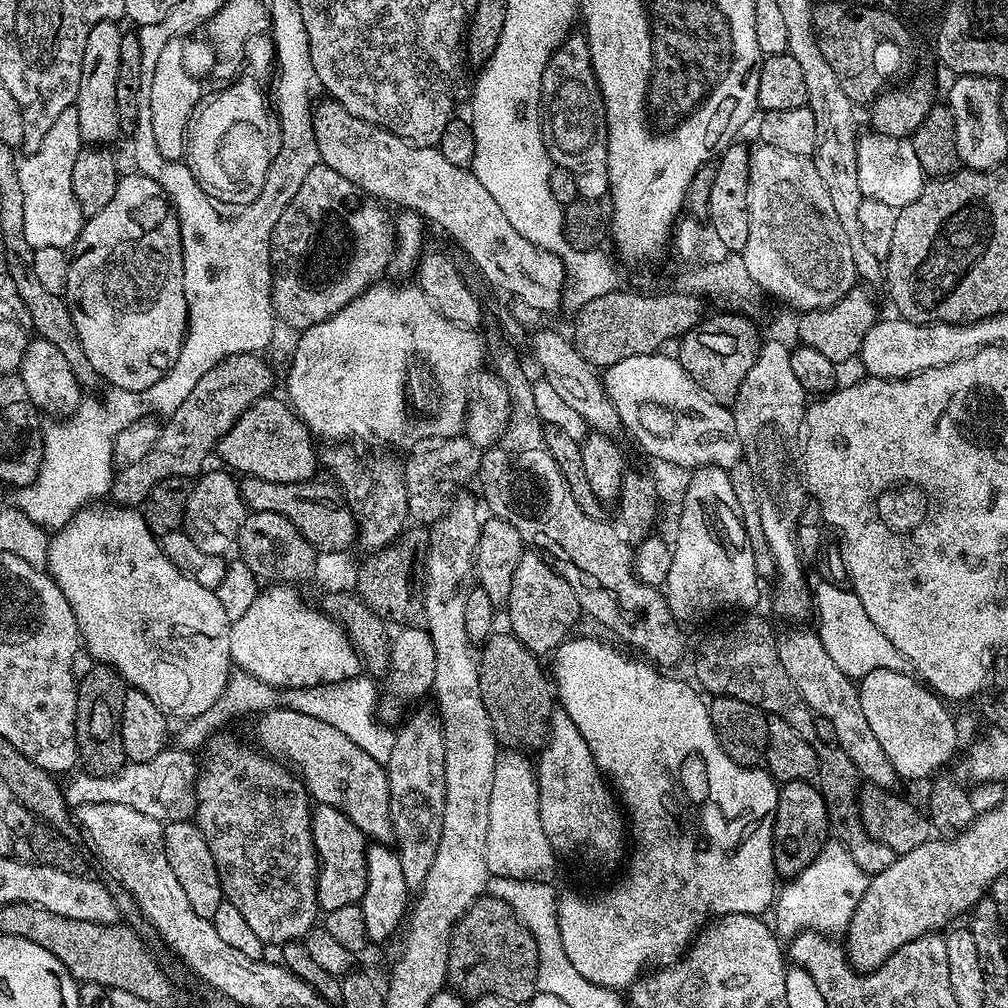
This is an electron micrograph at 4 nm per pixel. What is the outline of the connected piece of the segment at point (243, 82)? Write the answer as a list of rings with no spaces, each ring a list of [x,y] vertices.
[[[241,75],[233,79],[221,92],[213,96],[205,95],[196,106],[192,114],[192,121],[188,123],[186,137],[186,163],[196,181],[200,183],[207,196],[213,201],[224,204],[236,204],[243,206],[252,204],[258,194],[266,186],[266,174],[274,162],[274,158],[280,149],[280,122],[274,115],[273,109],[264,101],[264,92],[255,75]]]

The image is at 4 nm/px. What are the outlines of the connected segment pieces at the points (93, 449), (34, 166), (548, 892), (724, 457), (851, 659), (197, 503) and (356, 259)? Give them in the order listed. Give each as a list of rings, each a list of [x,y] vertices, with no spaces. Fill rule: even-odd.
[[[109,387],[104,400],[81,399],[71,416],[52,422],[43,429],[44,453],[40,469],[32,483],[19,489],[18,505],[26,517],[45,530],[64,528],[94,496],[109,491],[114,479],[112,447],[123,428],[139,420],[146,412],[146,396]]]
[[[73,106],[58,114],[54,126],[46,130],[42,146],[38,146],[34,154],[24,156],[19,161],[22,198],[26,209],[26,239],[34,249],[42,246],[71,249],[84,228],[86,218],[78,206],[78,198],[74,198],[74,186],[70,186],[74,175],[74,162],[78,159],[81,147],[78,110]]]
[[[492,876],[488,881],[487,895],[498,898],[514,910],[514,914],[522,922],[526,930],[534,938],[534,946],[538,946],[538,974],[536,975],[536,991],[554,994],[554,998],[560,998],[560,992],[564,992],[562,1002],[568,1000],[568,992],[576,992],[580,996],[580,1004],[588,1004],[588,1000],[596,1000],[592,996],[592,986],[582,974],[571,964],[570,958],[566,958],[566,949],[562,946],[562,934],[558,930],[558,910],[556,902],[558,892],[552,889],[553,885],[546,880],[523,880],[522,878],[510,878],[509,876]],[[576,984],[576,988],[572,988]]]
[[[663,351],[642,354],[634,358],[622,358],[614,366],[603,369],[604,392],[610,398],[614,410],[618,410],[621,429],[626,430],[640,443],[640,448],[656,460],[665,460],[676,468],[722,468],[731,470],[741,463],[742,449],[732,423],[731,411],[723,404],[717,404],[701,392],[686,374],[675,355],[664,356]]]
[[[825,583],[814,588],[814,631],[838,670],[857,682],[863,680],[866,674],[874,674],[874,670],[911,673],[910,661],[898,650],[898,646],[890,642],[890,638],[886,638],[886,634],[882,634],[882,630],[878,630],[874,622],[870,622],[870,614],[866,614],[858,594],[843,583]]]
[[[217,468],[210,472],[205,471],[189,489],[186,504],[186,514],[184,515],[184,526],[188,531],[191,540],[203,553],[211,556],[227,555],[228,550],[235,547],[241,530],[241,524],[246,515],[246,505],[240,497],[239,483],[237,479],[225,469]]]
[[[316,164],[306,174],[306,182],[290,198],[290,206],[282,210],[282,218],[278,218],[272,231],[272,310],[281,325],[303,330],[328,320],[383,277],[380,275],[393,263],[396,250],[394,232],[383,210],[354,182],[346,182],[342,174],[324,164]]]

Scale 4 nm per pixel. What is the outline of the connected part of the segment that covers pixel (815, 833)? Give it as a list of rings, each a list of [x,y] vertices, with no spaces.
[[[795,780],[789,784],[779,785],[778,806],[776,807],[776,821],[772,831],[772,853],[776,875],[780,878],[796,876],[829,843],[828,815],[826,802],[822,802],[822,794],[815,783],[806,780]]]

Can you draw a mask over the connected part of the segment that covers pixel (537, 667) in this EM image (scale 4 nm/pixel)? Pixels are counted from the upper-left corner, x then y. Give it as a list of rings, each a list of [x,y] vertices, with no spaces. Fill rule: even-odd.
[[[494,632],[487,637],[482,654],[478,656],[478,690],[482,690],[482,706],[486,706],[486,714],[490,714],[492,729],[497,741],[502,742],[508,750],[539,750],[544,747],[548,734],[548,723],[552,721],[554,711],[554,688],[550,683],[549,673],[539,660],[539,657],[526,650],[516,636],[510,632]]]

